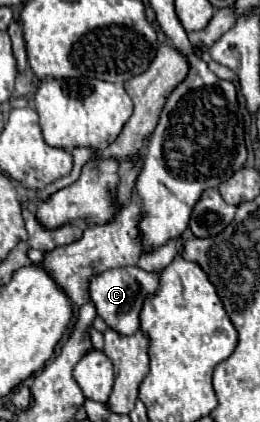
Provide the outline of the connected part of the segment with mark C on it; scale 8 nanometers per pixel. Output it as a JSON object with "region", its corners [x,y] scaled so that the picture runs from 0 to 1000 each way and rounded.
{"region":[[[465,633],[373,652],[342,675],[342,699],[373,727],[373,746],[412,765],[412,775],[435,775],[435,784],[465,784],[465,794],[512,794],[535,780],[535,737],[550,709],[581,699],[604,675],[612,647],[565,647],[535,633]]]}

